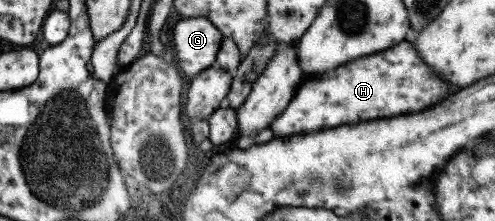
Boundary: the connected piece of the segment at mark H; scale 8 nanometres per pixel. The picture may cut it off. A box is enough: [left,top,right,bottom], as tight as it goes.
[269,38,456,137]

